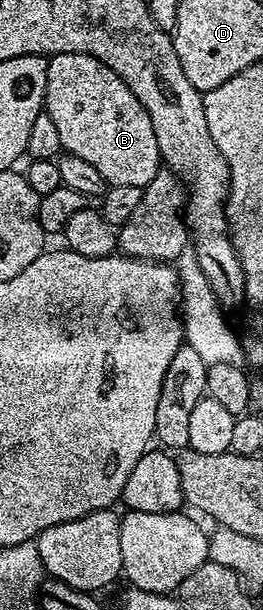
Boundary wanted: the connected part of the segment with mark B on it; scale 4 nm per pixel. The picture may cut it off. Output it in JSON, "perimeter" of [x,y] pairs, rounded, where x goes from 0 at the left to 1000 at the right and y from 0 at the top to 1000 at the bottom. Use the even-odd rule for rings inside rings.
{"perimeter":[[[213,89],[179,100],[175,110],[183,138],[167,184],[198,190],[213,202],[240,248],[304,256],[304,262],[335,262],[335,269],[350,269],[350,275],[365,275],[365,282],[380,282],[414,303],[548,307],[570,300],[620,270],[608,243],[593,236],[593,216],[578,216],[578,197],[563,197],[563,184],[548,184],[532,164],[502,157],[471,131],[456,131],[426,111],[380,105],[380,98],[331,89]]]}

